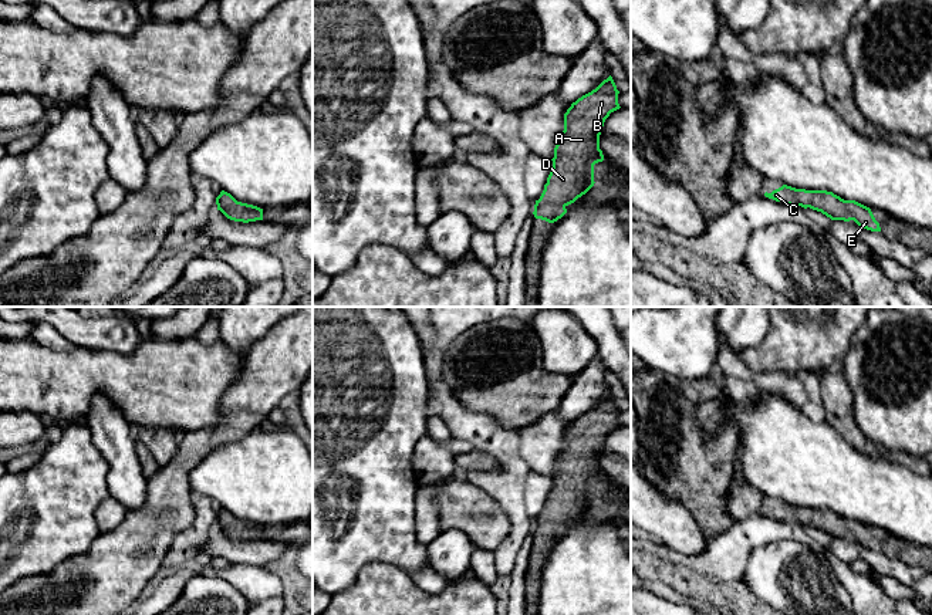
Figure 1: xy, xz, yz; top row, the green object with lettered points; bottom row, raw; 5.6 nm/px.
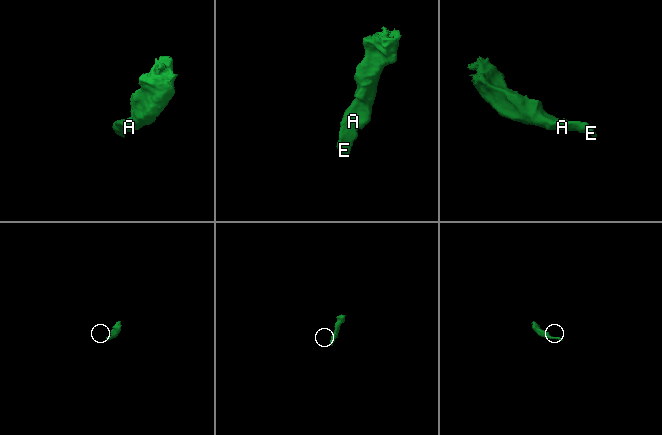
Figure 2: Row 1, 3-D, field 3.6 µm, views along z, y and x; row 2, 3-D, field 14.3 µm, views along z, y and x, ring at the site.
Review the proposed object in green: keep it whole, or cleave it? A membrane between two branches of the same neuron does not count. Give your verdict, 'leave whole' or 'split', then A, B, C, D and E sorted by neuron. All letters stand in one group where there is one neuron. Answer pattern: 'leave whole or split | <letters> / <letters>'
leave whole | A B C D E

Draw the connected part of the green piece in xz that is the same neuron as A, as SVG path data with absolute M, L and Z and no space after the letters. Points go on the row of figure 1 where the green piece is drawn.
M609 75L564 114L564 131L554 148L553 170L534 205L534 217L554 223L567 206L594 186L594 165L604 160L600 135L605 119L619 109L617 85Z

